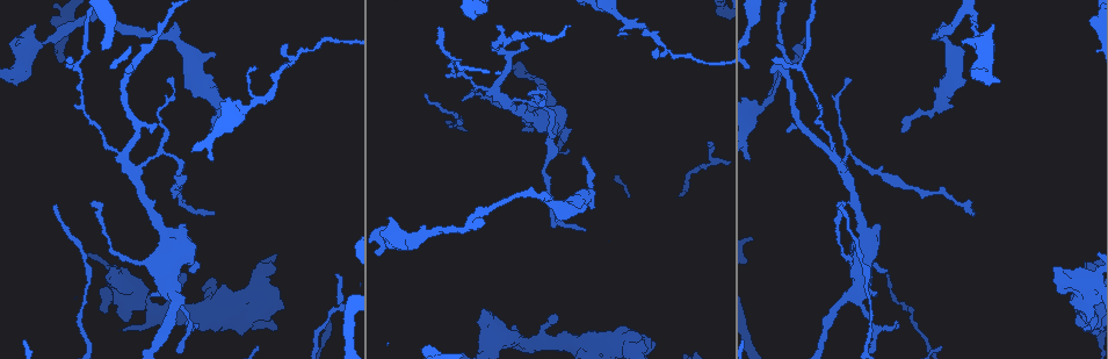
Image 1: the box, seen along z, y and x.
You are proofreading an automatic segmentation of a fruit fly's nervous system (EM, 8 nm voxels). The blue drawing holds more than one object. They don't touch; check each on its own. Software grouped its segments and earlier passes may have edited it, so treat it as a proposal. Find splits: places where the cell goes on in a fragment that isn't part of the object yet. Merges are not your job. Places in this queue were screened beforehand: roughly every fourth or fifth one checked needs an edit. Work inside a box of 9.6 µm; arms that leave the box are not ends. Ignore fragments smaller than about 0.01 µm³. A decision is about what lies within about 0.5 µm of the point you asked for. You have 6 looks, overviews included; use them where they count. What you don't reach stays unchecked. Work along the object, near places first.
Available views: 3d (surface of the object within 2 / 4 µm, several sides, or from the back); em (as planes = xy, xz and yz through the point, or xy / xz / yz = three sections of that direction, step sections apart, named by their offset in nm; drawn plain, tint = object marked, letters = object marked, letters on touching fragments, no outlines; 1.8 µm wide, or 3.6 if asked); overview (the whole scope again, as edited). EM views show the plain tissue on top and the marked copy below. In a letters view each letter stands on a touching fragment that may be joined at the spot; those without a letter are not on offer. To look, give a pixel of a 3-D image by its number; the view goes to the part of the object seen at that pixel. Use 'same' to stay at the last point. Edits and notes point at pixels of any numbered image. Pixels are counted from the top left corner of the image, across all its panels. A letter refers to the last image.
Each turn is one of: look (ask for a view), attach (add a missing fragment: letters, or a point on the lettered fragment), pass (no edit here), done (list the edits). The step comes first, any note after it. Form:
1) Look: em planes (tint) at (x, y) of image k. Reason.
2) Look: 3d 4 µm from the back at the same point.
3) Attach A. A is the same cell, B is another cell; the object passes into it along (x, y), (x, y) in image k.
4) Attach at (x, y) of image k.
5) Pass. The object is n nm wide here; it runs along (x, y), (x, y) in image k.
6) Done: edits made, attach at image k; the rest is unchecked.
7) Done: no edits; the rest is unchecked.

Look: em planes (letters) at (595, 333) of image 1. Free end.

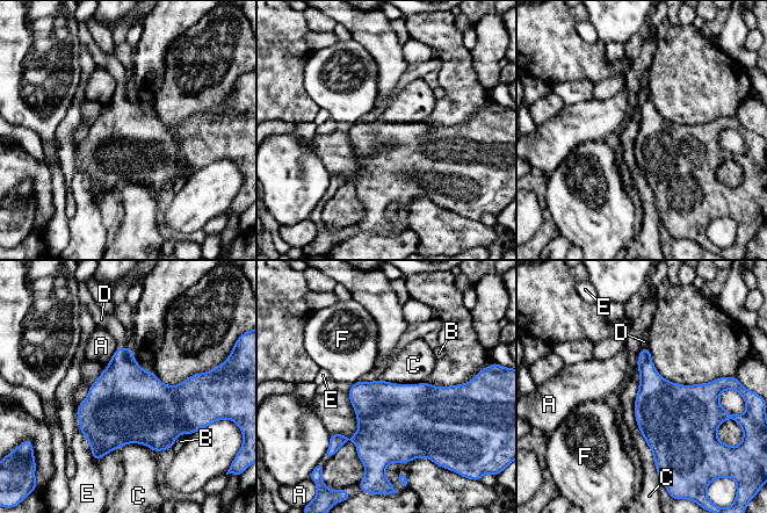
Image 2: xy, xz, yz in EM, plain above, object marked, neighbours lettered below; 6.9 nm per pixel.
Attach D. The longest contact is with C, 750 nm; D is the same cell, A, B, C, E and F are other cells; the object passes into it along (123, 383), (121, 347), (117, 330) in image 2; the cell continues.

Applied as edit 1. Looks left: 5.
Look: em 3.6 µm yz step 4 (tint) at (150, 261) of image 1.

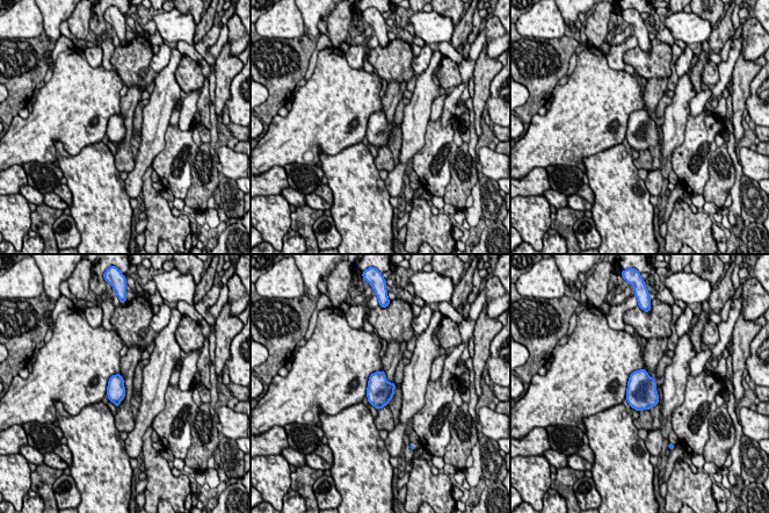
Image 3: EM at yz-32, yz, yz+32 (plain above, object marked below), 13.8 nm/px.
Look: em 3.6 µm yz step 4 (letters) at the same point.

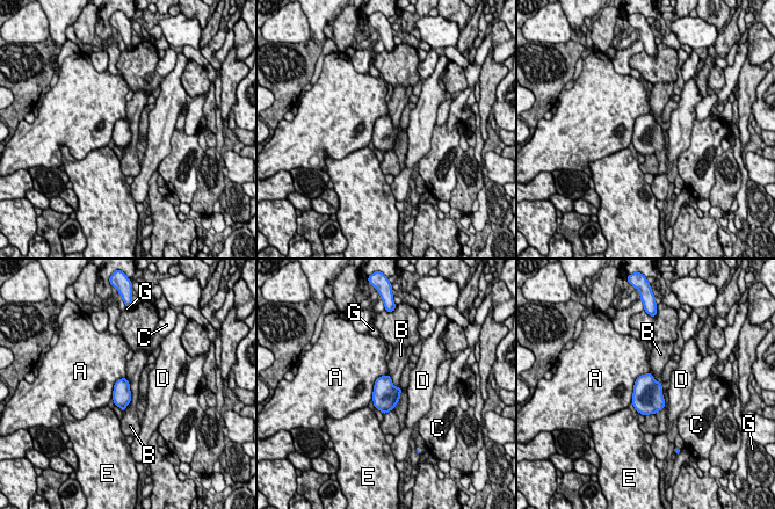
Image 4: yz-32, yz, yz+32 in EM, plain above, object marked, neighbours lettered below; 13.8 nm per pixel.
Pass. A, B, C, D, E and G are other cells; a border runs along (124, 377), (131, 401), (123, 412) in image 4; none of them fits.

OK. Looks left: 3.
Look: 3d 2 µm from the back at (405, 249) of image 1. Free end.

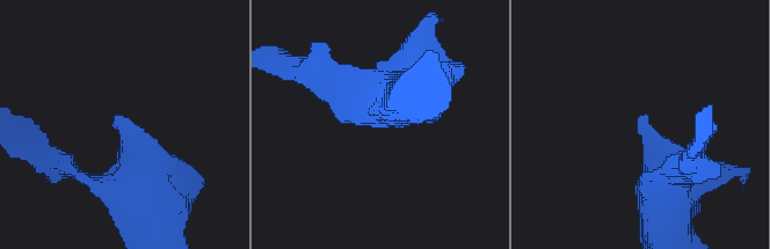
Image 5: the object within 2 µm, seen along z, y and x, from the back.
Look: em xz step 4 (letters) at (641, 123) of image 5.

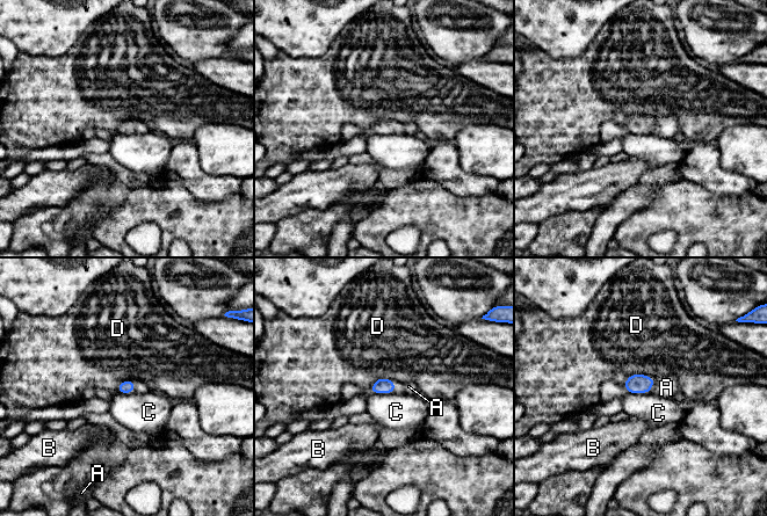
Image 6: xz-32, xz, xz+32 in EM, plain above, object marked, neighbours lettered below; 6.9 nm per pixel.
Look: em planes (letters) at the same point.

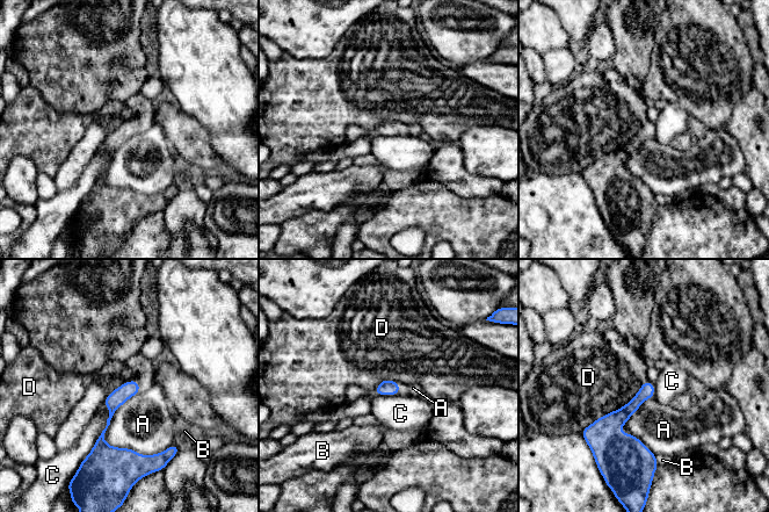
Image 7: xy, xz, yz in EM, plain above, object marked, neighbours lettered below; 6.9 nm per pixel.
Pass. The longest contact is with D, 550 nm; A, B, C and D are other cells; a border runs along (104, 403), (107, 425), (86, 458) in image 7; no lettered fragment goes on from it.

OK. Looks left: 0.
Done: edits made, attach at image 2; the rest is unchecked.

